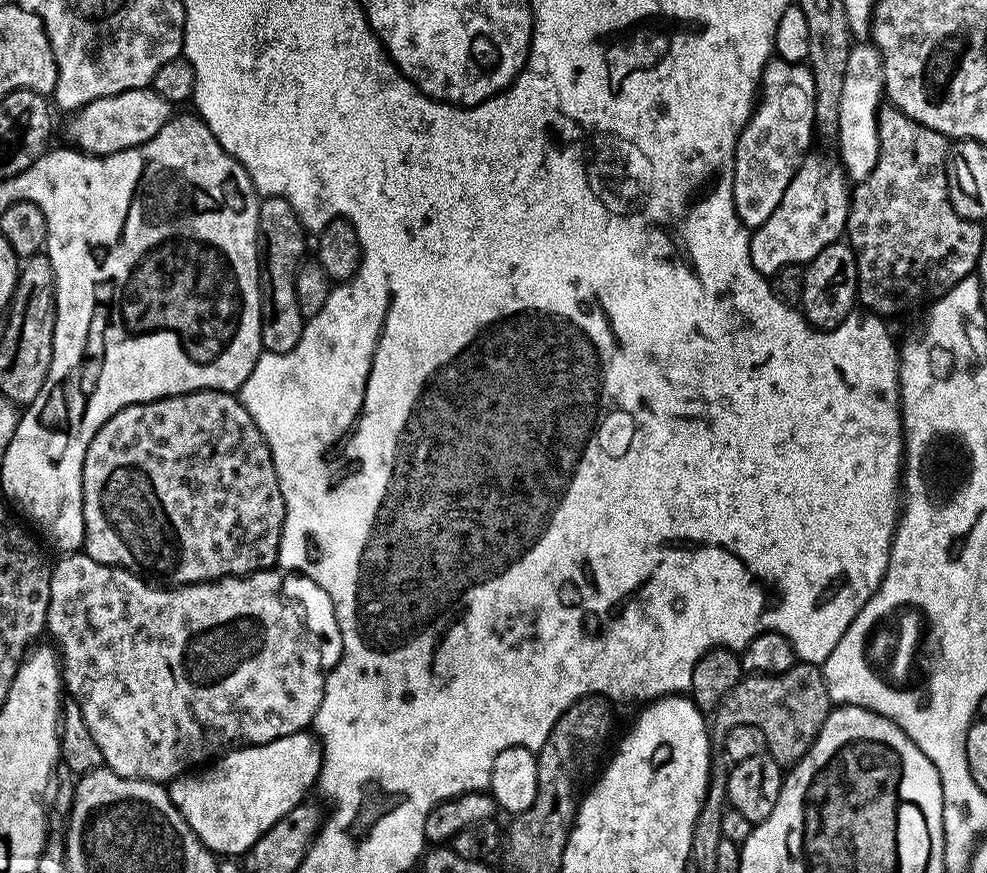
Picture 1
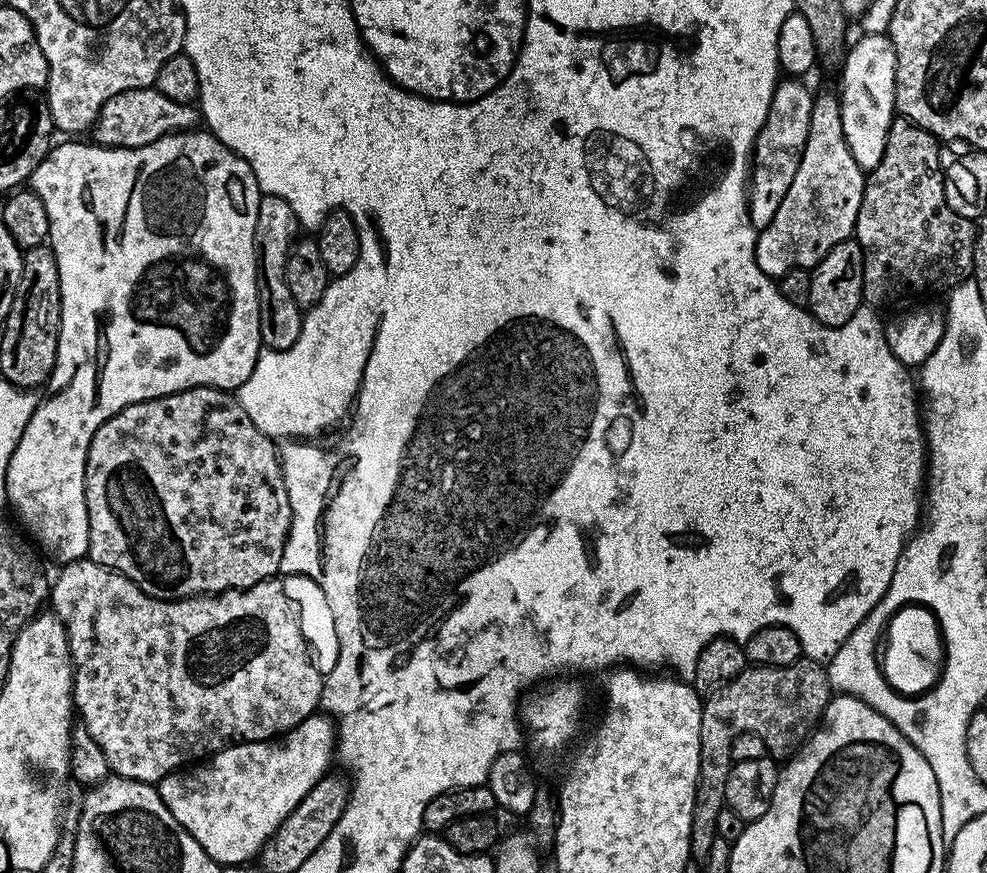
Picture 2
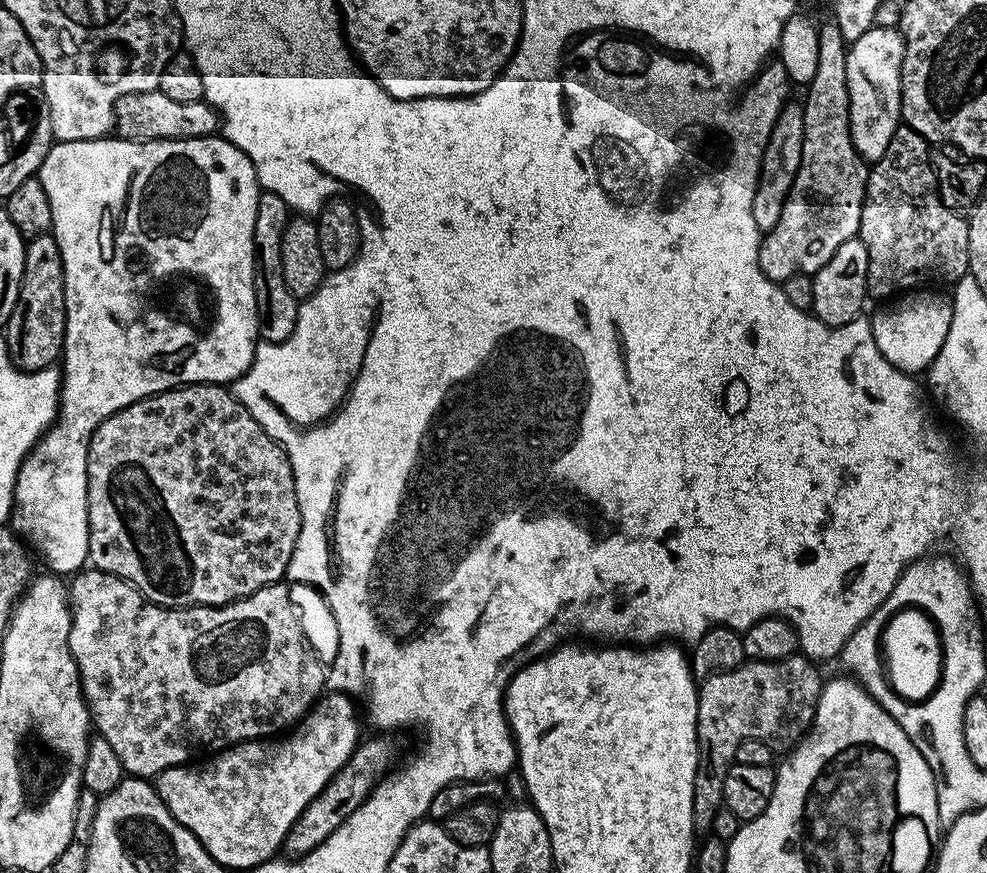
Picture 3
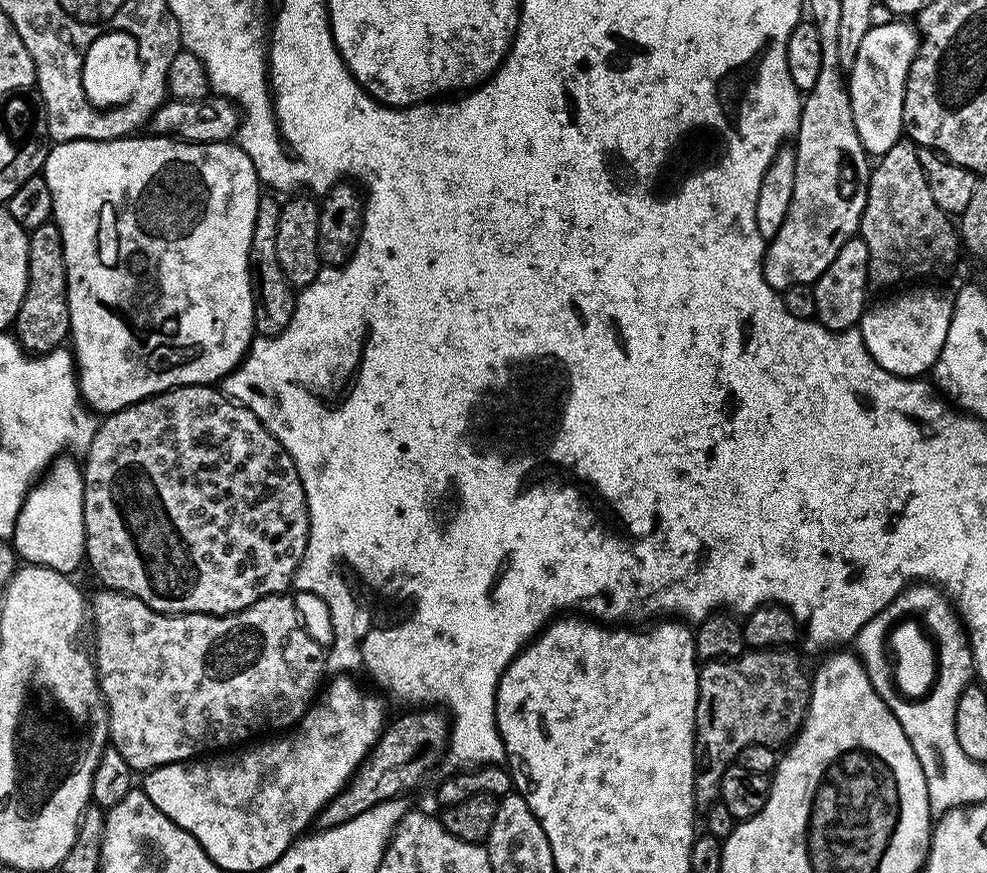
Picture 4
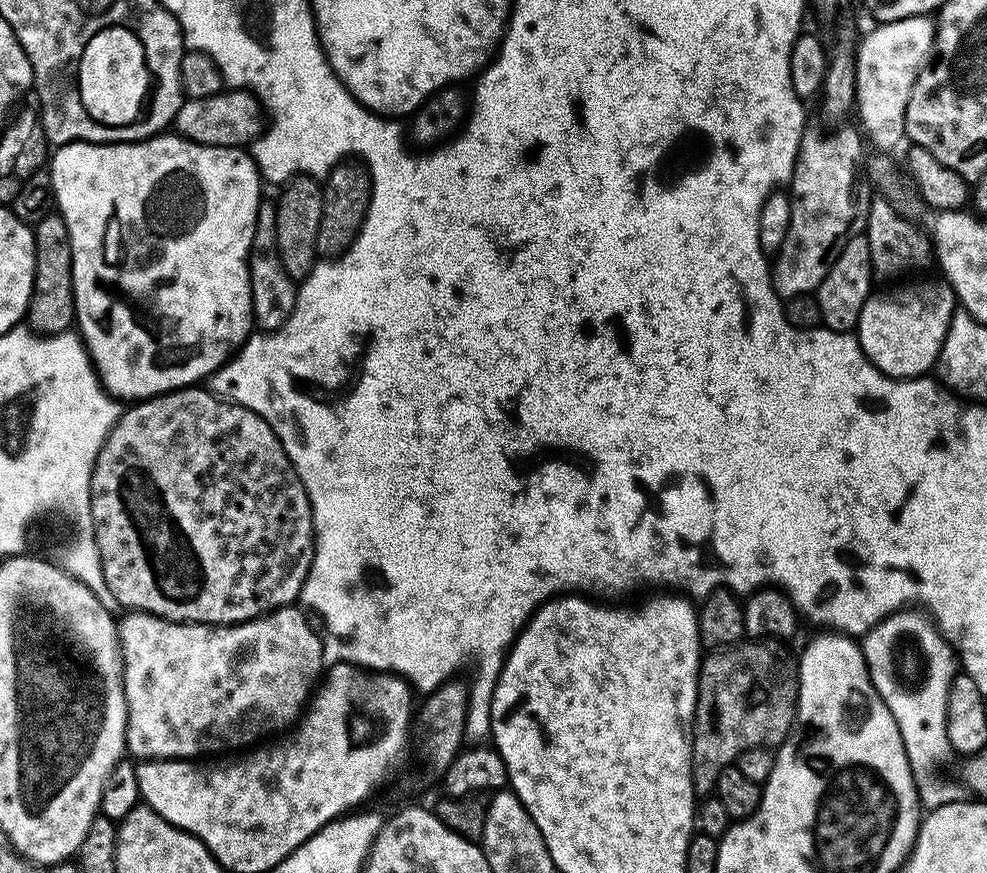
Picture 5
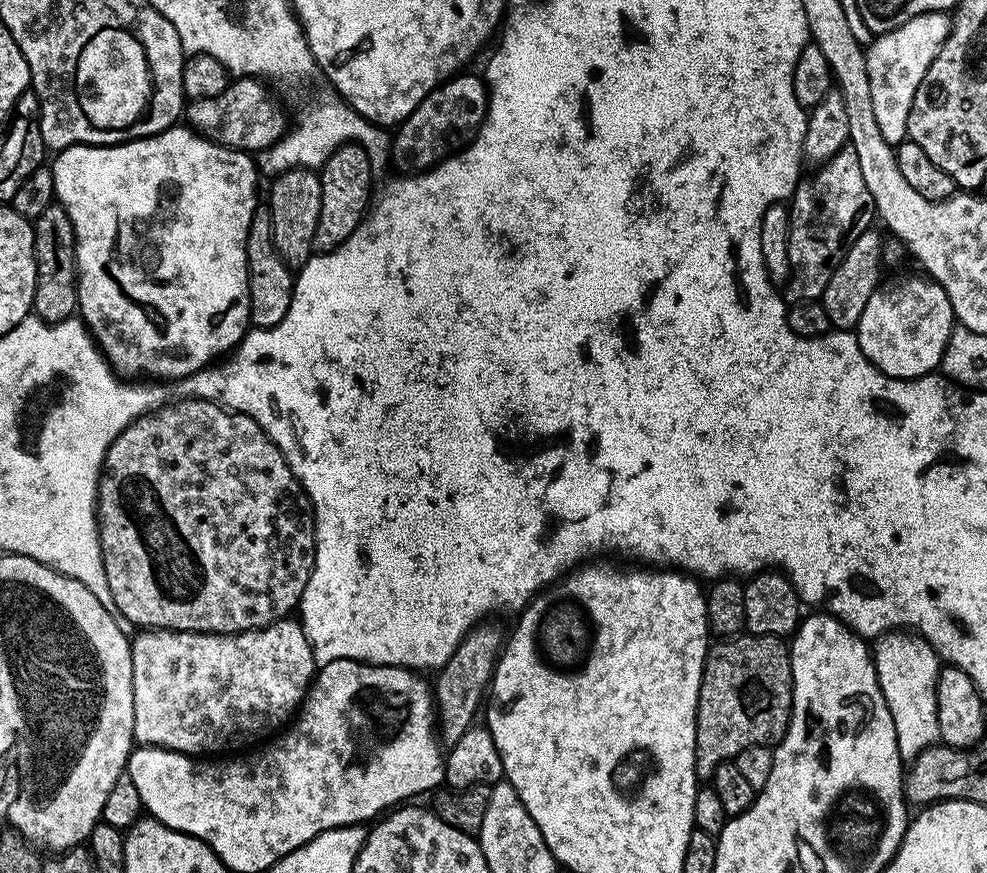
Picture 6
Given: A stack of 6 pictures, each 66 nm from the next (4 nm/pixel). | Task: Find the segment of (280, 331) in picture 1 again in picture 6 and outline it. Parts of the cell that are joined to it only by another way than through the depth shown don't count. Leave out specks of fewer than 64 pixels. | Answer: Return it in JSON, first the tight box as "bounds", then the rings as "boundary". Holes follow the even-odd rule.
{"bounds":[246,206,293,328],"boundary":[[[267,206],[257,207],[250,222],[250,230],[246,238],[246,262],[248,263],[248,307],[249,321],[258,328],[273,328],[286,318],[286,310],[290,310],[293,269],[287,268],[274,246],[274,226],[272,215]]]}

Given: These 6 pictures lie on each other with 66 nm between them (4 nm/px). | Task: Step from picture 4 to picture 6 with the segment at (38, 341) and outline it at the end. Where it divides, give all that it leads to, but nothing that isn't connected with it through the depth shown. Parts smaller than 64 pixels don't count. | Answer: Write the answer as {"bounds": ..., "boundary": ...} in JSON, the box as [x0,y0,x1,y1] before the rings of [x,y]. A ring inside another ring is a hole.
{"bounds":[32,202,77,324],"boundary":[[[53,202],[32,224],[36,251],[36,289],[32,299],[32,312],[45,324],[57,324],[77,315],[76,302],[76,235],[74,222],[66,214],[64,205]]]}

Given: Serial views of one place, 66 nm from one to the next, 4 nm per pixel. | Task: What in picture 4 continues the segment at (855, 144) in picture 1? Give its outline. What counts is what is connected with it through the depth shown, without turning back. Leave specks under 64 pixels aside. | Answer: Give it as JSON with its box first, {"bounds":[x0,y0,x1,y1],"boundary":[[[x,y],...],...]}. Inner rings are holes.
{"bounds":[846,22,918,158],"boundary":[[[908,22],[892,23],[896,24],[873,23],[866,38],[862,38],[854,66],[846,76],[856,133],[872,158],[884,156],[890,146],[902,139],[906,78],[918,47],[918,32],[913,25],[911,28]]]}

